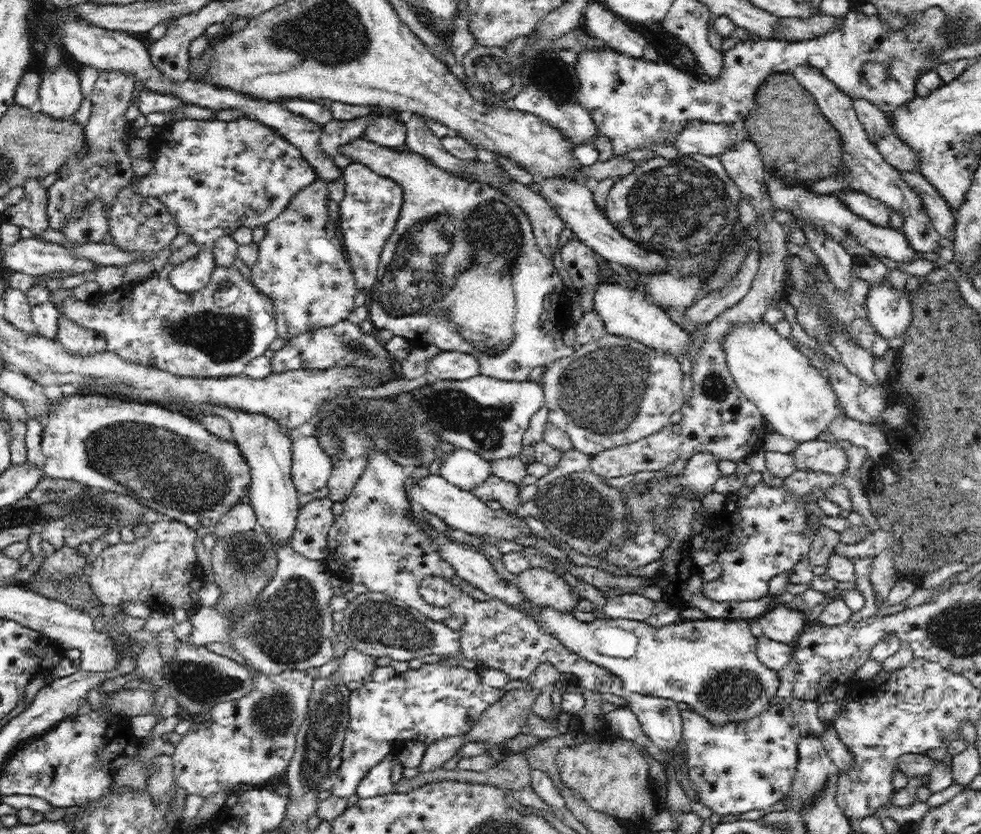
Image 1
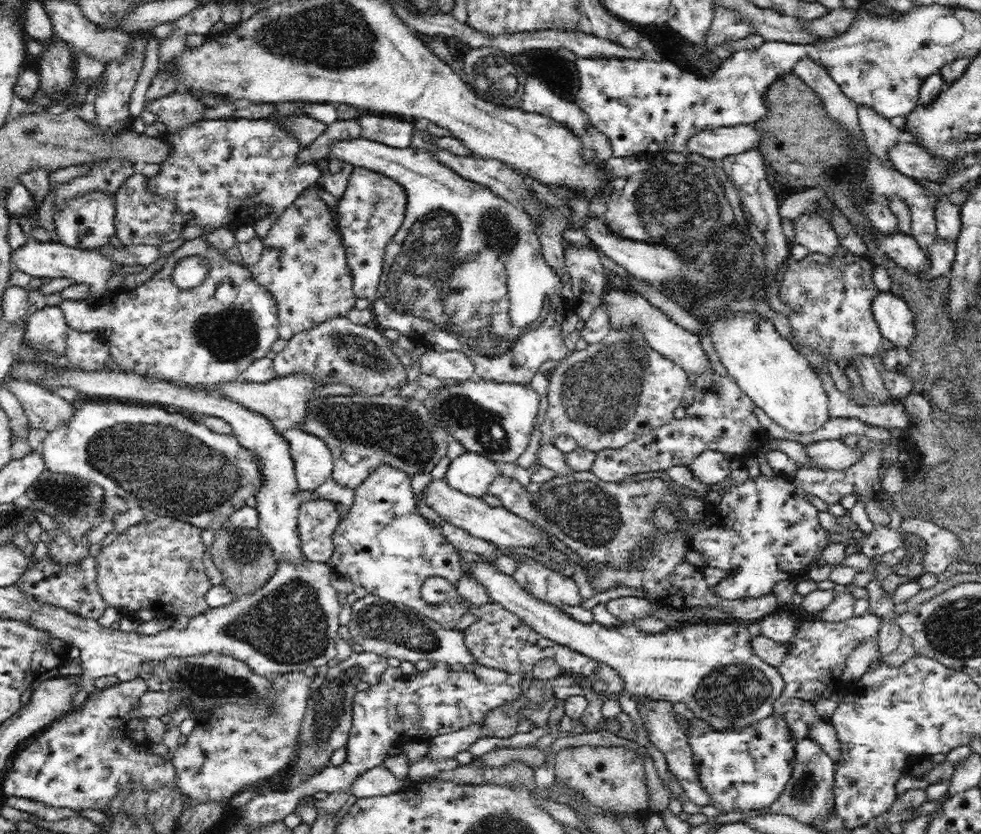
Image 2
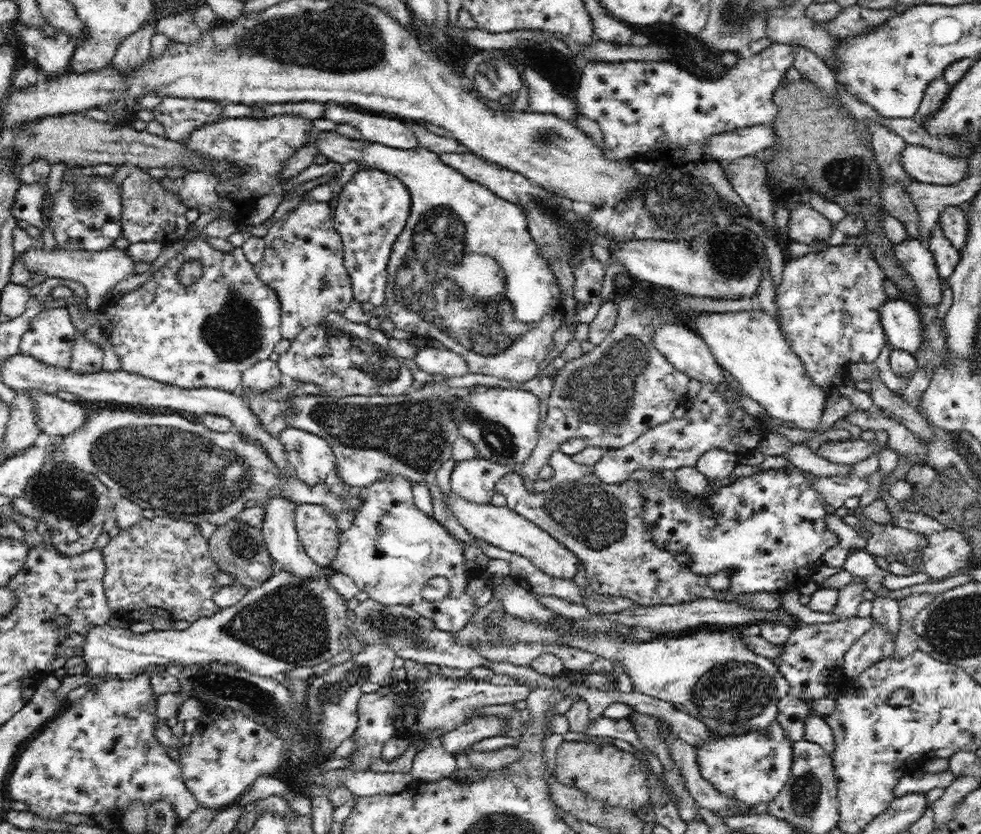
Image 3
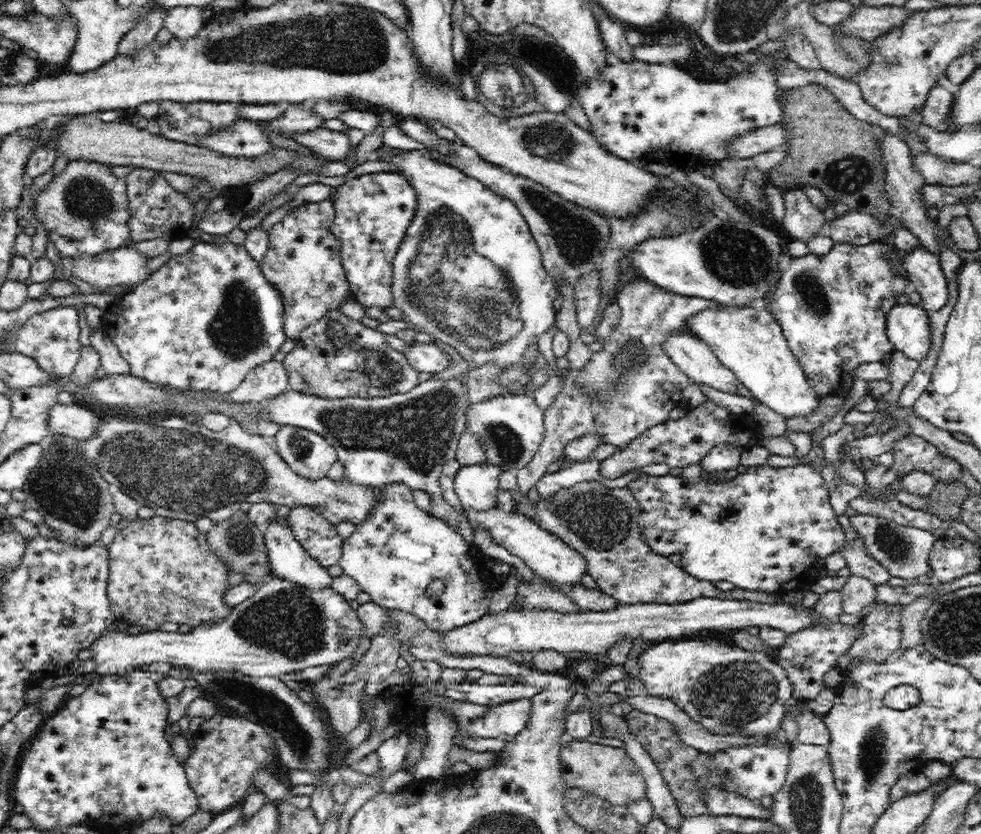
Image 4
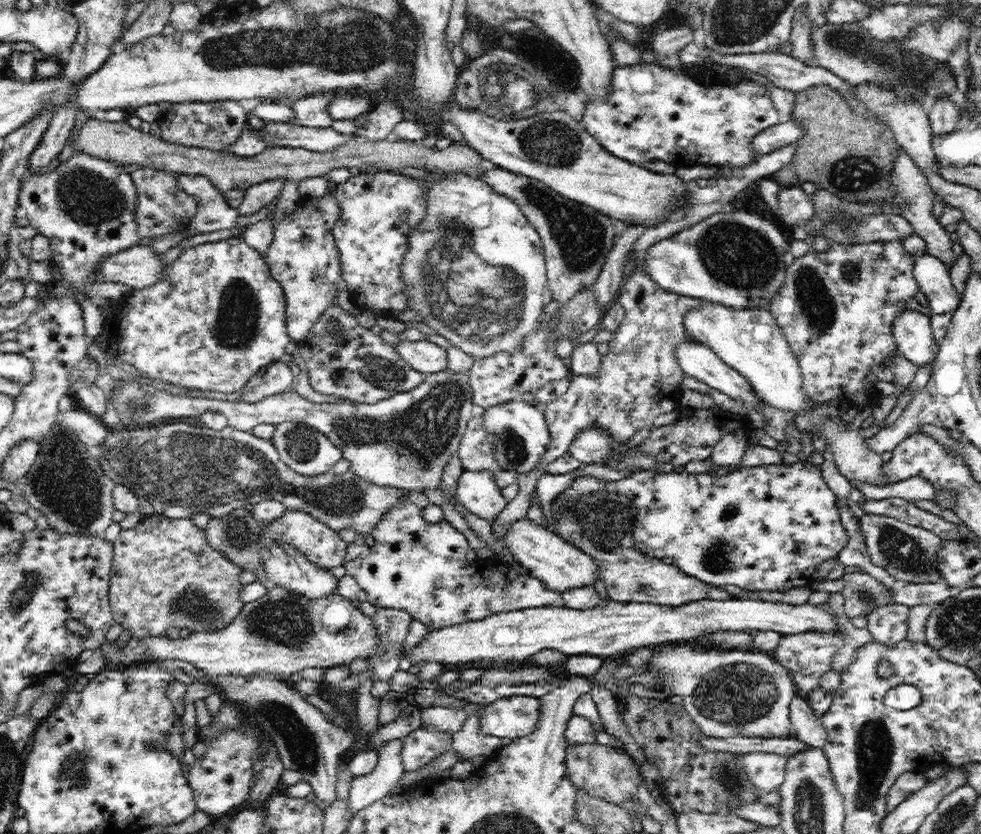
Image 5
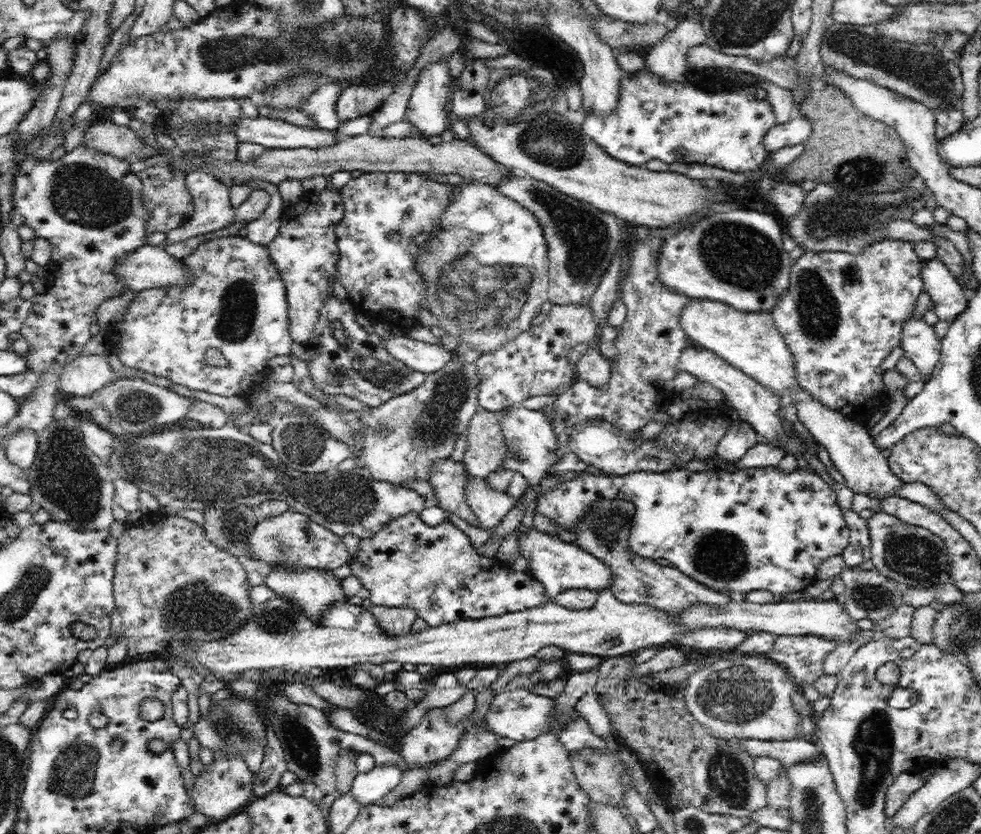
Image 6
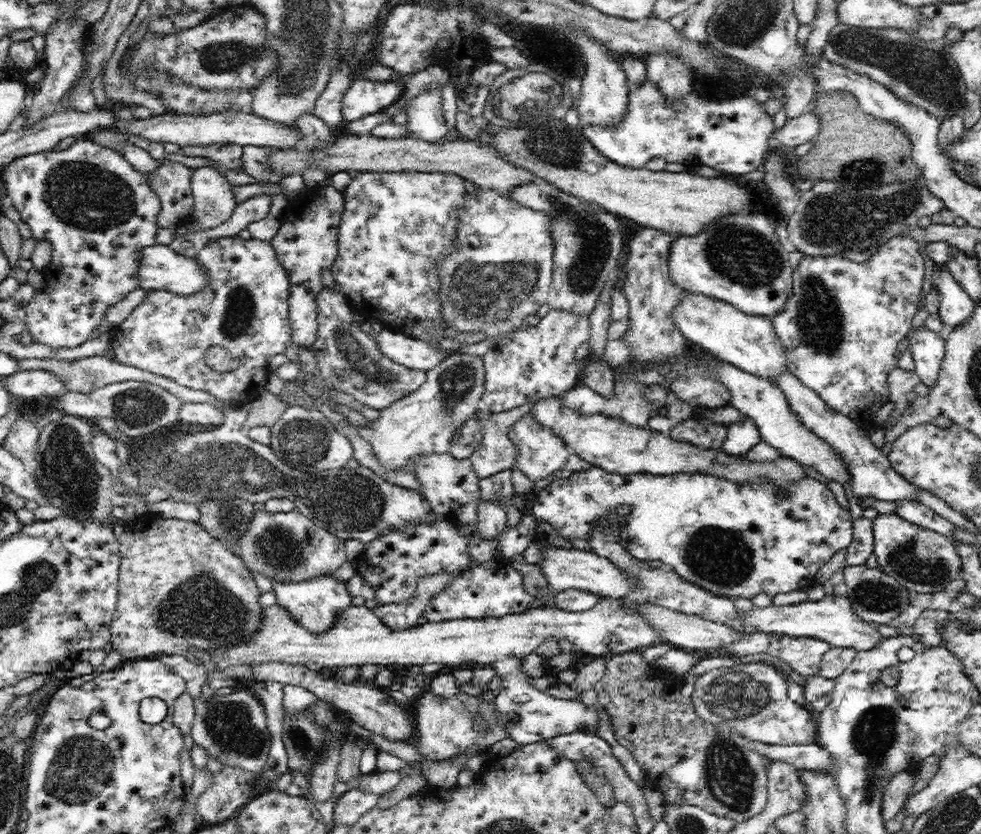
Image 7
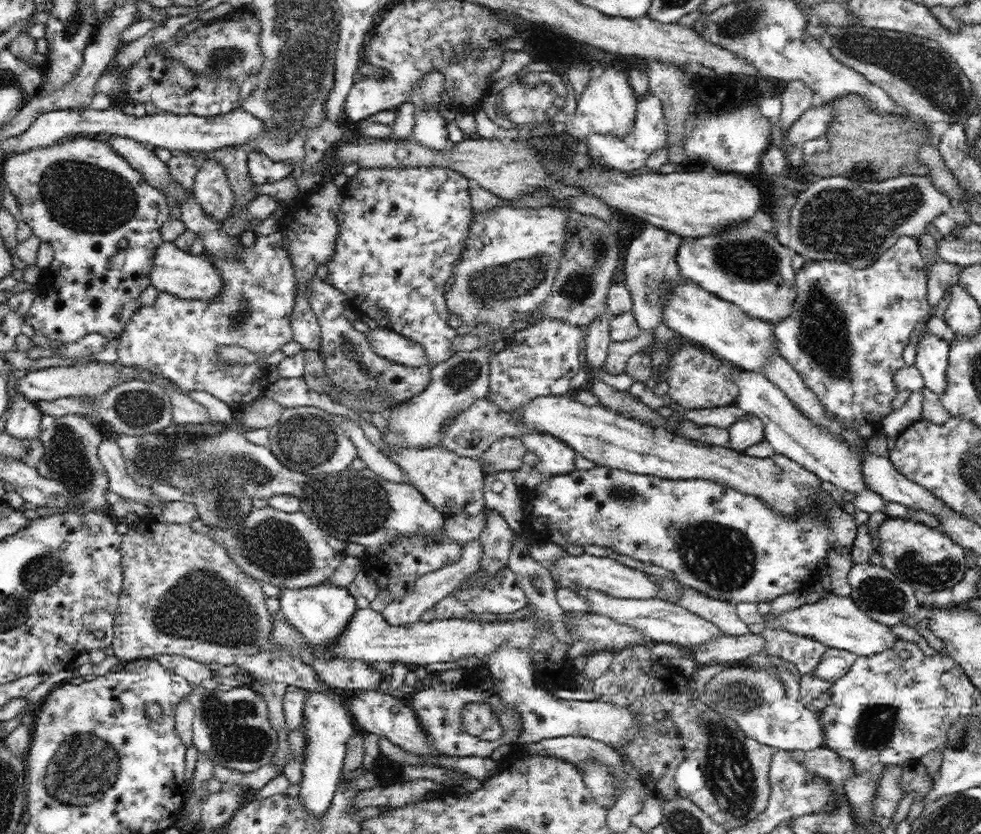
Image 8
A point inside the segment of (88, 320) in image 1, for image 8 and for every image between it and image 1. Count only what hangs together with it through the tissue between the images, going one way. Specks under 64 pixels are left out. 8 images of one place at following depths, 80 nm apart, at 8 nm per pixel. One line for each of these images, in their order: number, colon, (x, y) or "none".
2: (207, 336)
3: (205, 335)
4: (202, 322)
5: (220, 319)
6: (239, 305)
7: (246, 311)
8: (181, 339)

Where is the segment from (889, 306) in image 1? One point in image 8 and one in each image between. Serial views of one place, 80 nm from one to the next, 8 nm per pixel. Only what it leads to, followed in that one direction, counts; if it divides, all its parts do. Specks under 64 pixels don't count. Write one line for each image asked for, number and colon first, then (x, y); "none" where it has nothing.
2: (894, 316)
3: (902, 322)
4: (909, 328)
5: (916, 341)
6: (922, 344)
7: (929, 349)
8: (933, 357)

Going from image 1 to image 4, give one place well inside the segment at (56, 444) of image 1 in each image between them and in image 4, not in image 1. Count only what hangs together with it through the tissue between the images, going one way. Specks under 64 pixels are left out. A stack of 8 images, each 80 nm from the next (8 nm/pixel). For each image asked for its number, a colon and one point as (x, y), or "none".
2: (175, 467)
3: (181, 470)
4: (183, 471)

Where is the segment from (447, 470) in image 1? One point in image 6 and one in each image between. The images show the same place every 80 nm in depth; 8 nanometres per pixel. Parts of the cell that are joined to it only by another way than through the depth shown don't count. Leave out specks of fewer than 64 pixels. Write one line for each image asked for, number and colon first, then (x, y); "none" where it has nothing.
2: (472, 474)
3: (474, 481)
4: (476, 487)
5: (477, 492)
6: (490, 508)

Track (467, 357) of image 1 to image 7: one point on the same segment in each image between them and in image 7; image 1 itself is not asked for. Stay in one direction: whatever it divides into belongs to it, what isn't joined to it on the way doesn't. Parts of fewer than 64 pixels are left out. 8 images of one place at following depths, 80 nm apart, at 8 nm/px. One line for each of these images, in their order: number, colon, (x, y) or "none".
2: (442, 364)
3: (433, 360)
4: (423, 357)
5: (423, 356)
6: (420, 356)
7: (398, 347)

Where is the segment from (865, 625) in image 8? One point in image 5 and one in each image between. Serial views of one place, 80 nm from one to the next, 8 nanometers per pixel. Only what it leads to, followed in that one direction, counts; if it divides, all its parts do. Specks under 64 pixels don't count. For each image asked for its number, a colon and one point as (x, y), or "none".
5: (281, 633)
6: (830, 619)
7: (833, 619)

